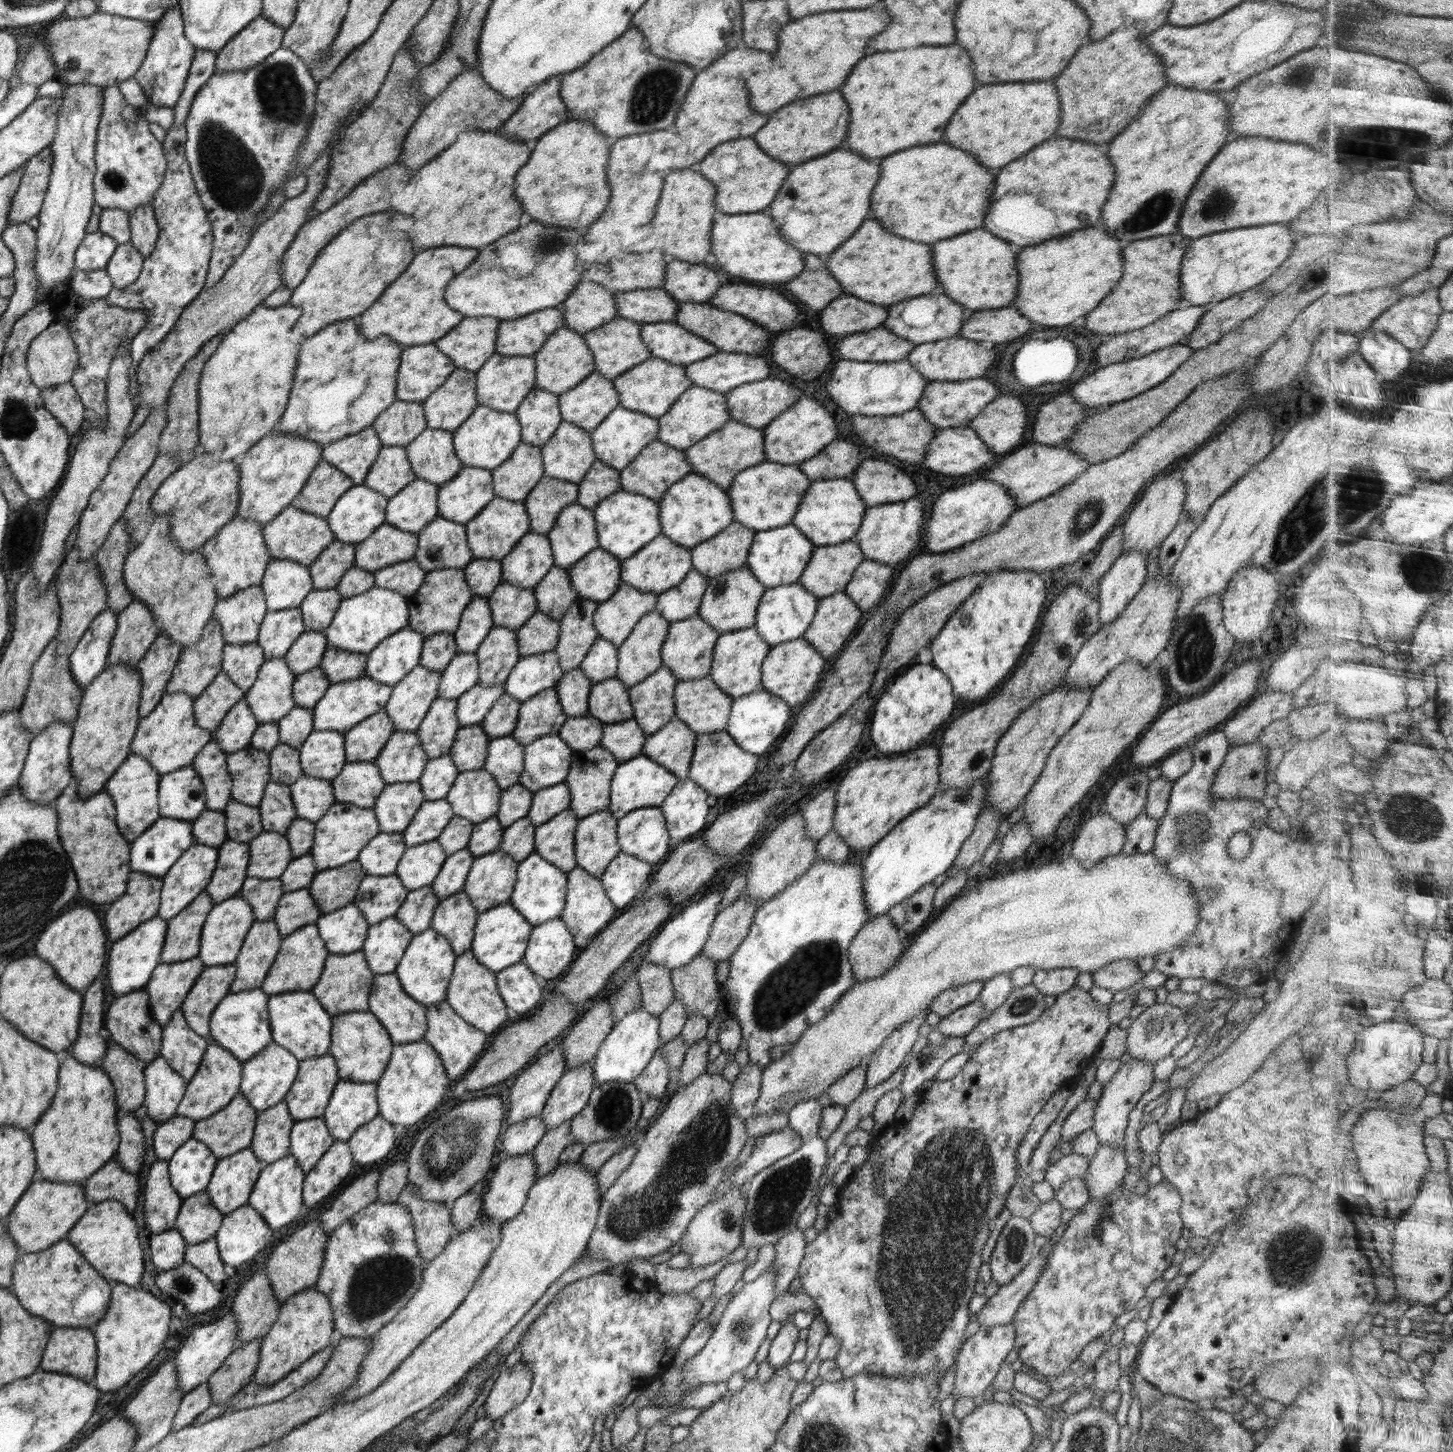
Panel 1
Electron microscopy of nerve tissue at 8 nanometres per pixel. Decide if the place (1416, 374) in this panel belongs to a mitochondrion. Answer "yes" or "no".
no

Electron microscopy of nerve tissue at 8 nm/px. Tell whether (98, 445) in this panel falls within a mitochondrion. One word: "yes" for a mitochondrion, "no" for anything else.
no

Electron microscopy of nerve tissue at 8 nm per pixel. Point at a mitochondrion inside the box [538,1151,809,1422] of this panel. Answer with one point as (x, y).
(741, 1329)

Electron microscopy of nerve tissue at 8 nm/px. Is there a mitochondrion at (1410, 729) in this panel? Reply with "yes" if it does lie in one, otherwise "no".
no

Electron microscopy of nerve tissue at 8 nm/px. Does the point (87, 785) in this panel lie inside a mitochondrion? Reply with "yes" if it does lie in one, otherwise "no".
no

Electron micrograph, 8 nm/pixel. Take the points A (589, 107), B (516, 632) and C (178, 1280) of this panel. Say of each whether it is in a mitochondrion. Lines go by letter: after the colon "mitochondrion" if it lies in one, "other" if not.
A: other
B: other
C: mitochondrion

